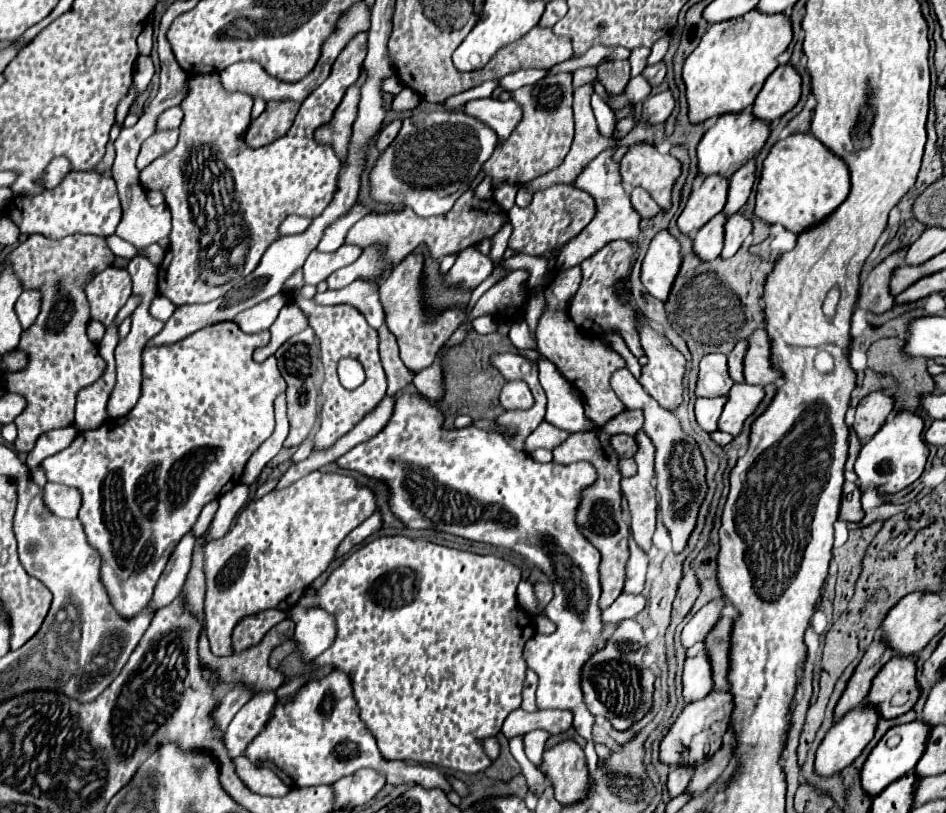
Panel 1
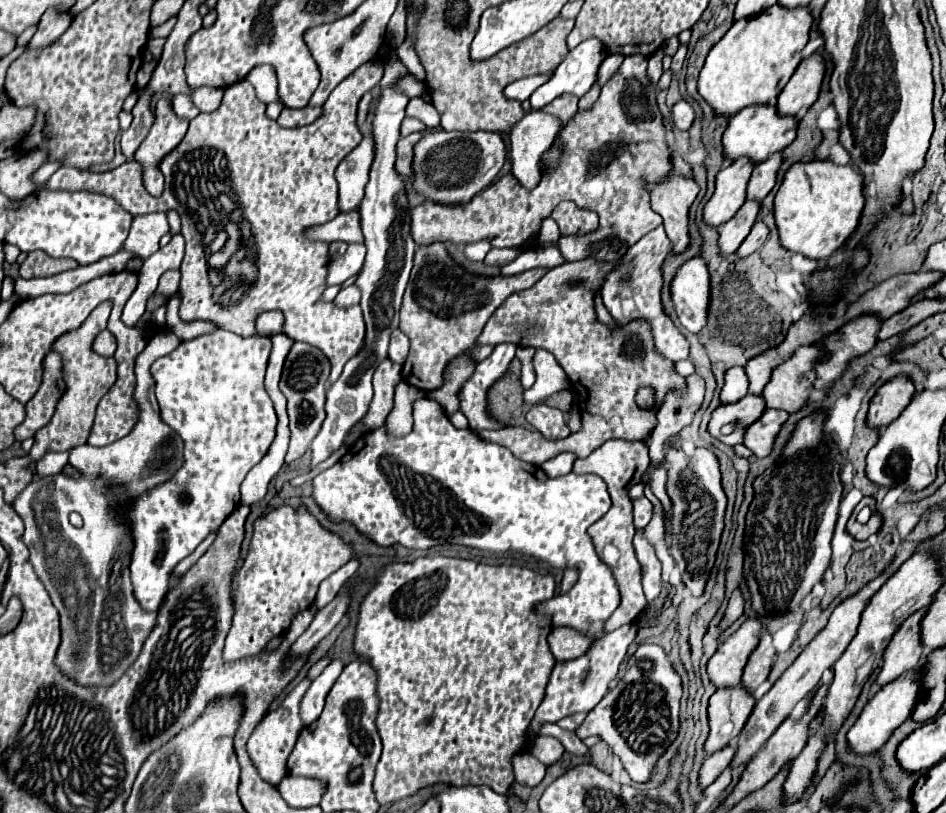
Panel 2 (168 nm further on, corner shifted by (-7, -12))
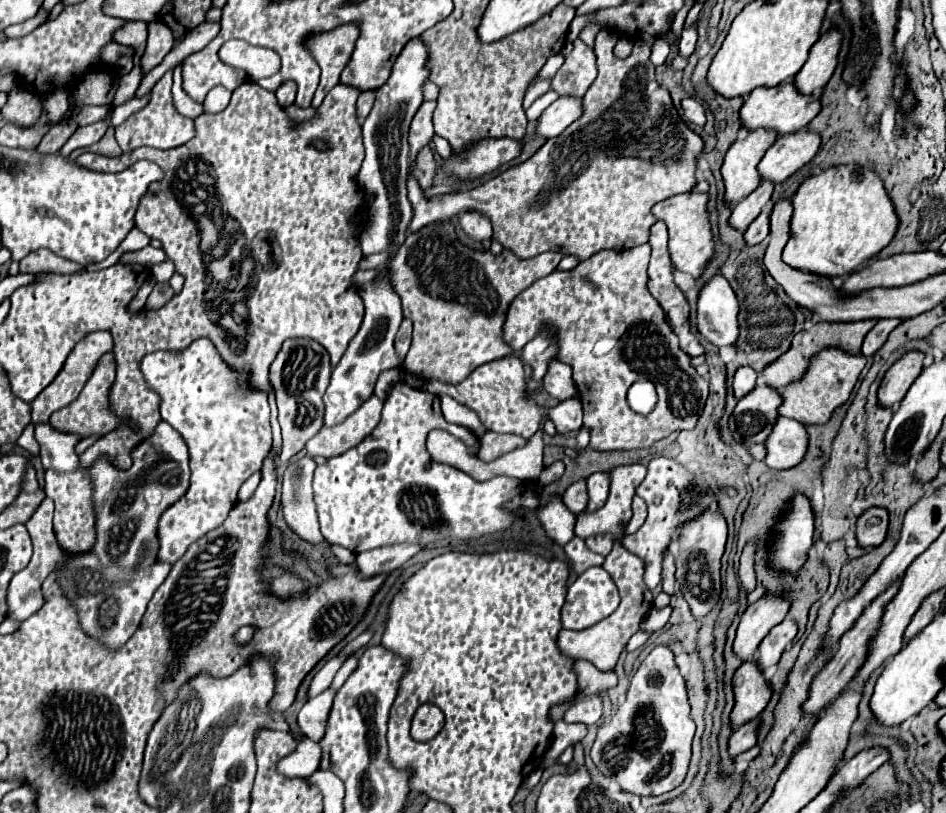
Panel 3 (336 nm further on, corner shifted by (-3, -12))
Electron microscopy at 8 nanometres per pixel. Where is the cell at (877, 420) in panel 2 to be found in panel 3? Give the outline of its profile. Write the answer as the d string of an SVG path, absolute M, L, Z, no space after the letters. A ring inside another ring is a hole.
M909 352L901 360L897 360L883 376L883 382L877 390L879 406L883 408L897 408L897 404L903 400L915 378L923 370L923 354L921 352Z

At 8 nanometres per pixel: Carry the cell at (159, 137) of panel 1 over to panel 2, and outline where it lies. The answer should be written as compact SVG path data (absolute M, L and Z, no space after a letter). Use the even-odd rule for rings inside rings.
M161 96L155 104L155 122L135 152L135 160L143 164L143 185L151 196L160 196L165 180L158 169L159 160L169 154L185 136L189 120L175 116L171 100Z

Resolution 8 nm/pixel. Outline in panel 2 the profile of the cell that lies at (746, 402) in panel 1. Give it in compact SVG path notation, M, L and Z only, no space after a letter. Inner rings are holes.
M765 410L765 414L747 428L745 446L755 452L755 456L765 458L771 454L775 438L781 426L787 422L789 414L783 410Z

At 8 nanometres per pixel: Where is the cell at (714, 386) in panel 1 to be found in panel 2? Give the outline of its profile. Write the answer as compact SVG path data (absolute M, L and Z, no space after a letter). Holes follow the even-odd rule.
M735 366L735 368L727 370L727 374L725 374L725 386L721 390L721 402L729 404L729 402L741 400L747 394L747 386L749 386L749 380L747 380L745 368Z

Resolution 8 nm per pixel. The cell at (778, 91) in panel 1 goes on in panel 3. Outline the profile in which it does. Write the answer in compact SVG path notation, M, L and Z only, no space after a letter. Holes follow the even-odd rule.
M835 30L825 32L815 42L807 62L803 64L801 72L793 80L797 92L801 92L803 96L811 96L811 94L817 94L829 82L837 66L839 44L841 44L841 34Z

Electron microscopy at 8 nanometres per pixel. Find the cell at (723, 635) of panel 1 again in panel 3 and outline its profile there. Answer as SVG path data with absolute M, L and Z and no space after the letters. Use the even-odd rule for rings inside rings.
M785 618L763 638L763 642L759 644L759 658L757 658L757 664L761 666L761 670L767 670L769 666L779 662L783 648L793 640L795 634L797 634L797 624Z

